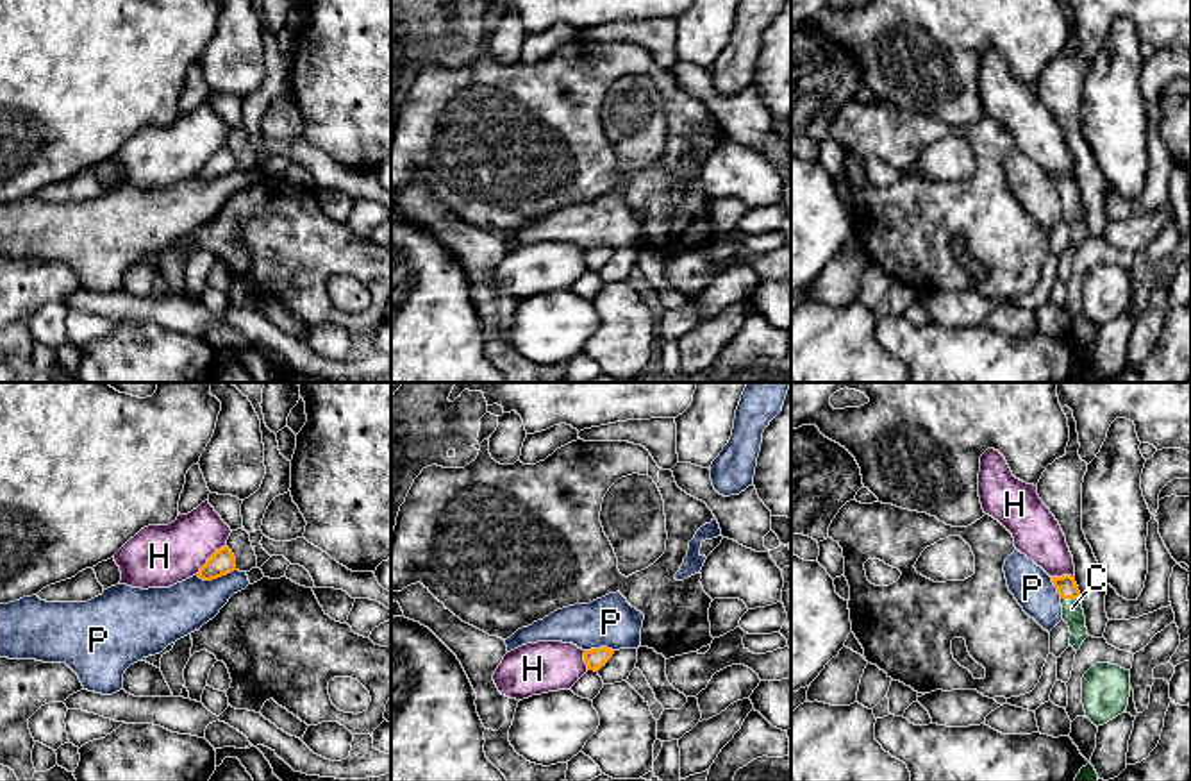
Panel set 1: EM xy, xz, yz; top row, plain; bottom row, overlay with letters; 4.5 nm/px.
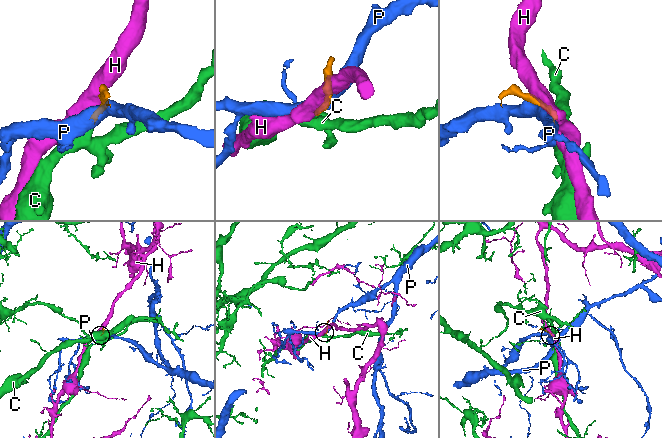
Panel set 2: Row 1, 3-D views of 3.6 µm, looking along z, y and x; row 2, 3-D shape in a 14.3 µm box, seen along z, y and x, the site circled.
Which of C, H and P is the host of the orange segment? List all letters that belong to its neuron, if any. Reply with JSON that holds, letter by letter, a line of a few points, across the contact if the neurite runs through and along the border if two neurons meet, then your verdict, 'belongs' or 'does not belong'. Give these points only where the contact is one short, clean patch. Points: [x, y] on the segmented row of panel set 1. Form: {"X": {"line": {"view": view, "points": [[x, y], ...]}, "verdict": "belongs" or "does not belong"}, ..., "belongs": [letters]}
{"C": {"line": {"view": "yz", "points": [[1066, 587], [1070, 597], [1072, 608]]}, "verdict": "belongs"}, "H": {"verdict": "does not belong"}, "P": {"verdict": "does not belong"}, "belongs": ["C"]}

